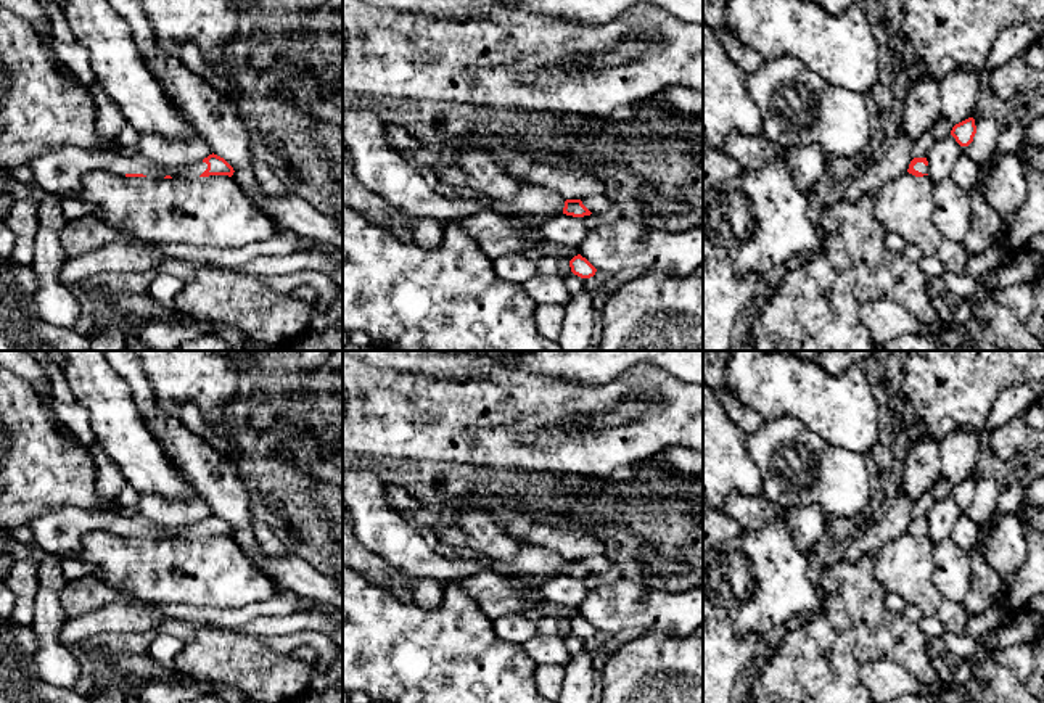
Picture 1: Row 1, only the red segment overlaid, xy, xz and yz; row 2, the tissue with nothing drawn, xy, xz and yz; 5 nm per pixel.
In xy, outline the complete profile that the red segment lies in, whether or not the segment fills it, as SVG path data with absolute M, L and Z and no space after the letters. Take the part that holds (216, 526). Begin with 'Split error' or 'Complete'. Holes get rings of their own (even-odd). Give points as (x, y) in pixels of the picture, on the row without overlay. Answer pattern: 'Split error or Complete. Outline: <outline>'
Split error. Outline: M60 507L34 516L29 523L35 544L45 553L79 558L82 539L88 532L108 531L125 537L172 539L233 536L233 528L220 516L209 515L201 523L164 529L154 521L135 513L121 515L116 510L90 512L79 507Z

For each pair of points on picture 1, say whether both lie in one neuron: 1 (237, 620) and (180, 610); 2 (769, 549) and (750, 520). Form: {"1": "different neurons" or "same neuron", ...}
{"1": "same neuron", "2": "different neurons"}

